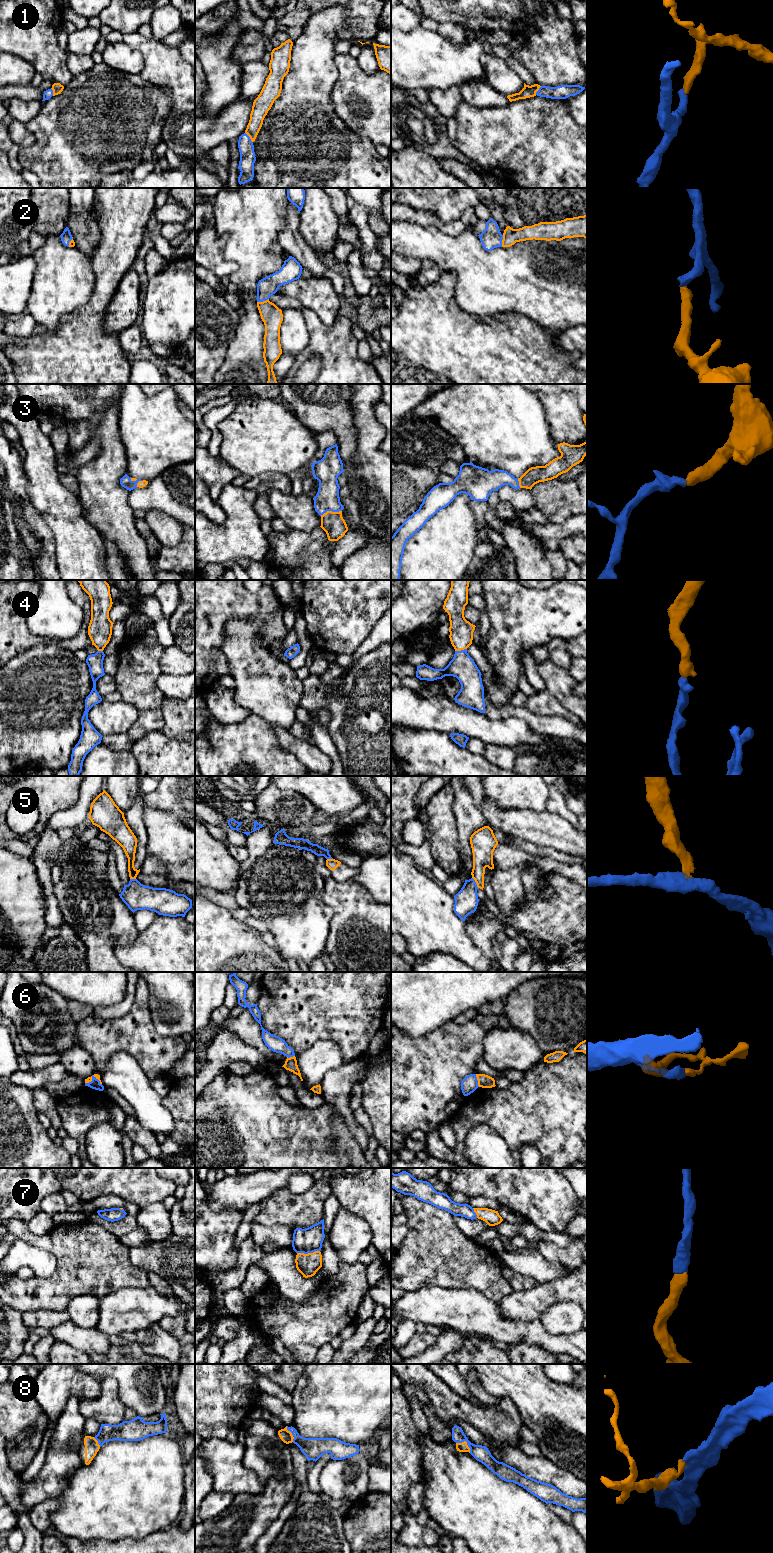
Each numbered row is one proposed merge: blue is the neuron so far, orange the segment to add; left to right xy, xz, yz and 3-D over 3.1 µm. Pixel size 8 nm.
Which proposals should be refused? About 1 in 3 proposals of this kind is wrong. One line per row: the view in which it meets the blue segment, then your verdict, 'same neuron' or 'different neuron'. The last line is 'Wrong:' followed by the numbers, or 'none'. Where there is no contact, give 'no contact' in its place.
1: meets blue in xz; same neuron
2: meets blue in xz; same neuron
3: meets blue in xz; same neuron
4: meets blue in yz; same neuron
5: meets blue in yz; different neuron
6: meets blue in yz; different neuron
7: meets blue in xz; same neuron
8: meets blue in yz; same neuron
Wrong: 5, 6

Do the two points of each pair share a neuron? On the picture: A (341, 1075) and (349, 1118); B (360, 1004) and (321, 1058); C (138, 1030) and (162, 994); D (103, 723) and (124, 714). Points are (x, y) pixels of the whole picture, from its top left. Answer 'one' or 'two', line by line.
A: one
B: two
C: two
D: one

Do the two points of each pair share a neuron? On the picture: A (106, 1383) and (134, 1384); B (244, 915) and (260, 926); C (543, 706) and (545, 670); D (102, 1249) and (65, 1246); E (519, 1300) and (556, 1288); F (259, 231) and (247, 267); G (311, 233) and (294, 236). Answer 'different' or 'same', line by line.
A: different
B: same
C: different
D: same
E: same
F: same
G: different

